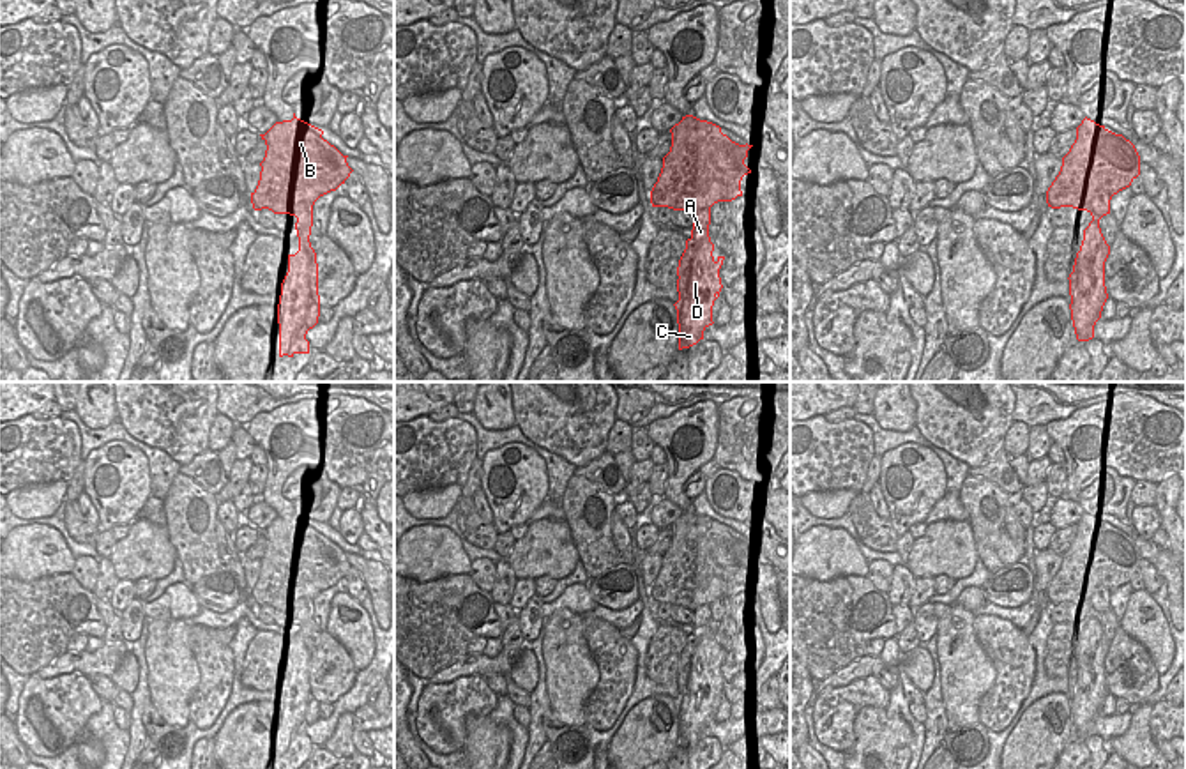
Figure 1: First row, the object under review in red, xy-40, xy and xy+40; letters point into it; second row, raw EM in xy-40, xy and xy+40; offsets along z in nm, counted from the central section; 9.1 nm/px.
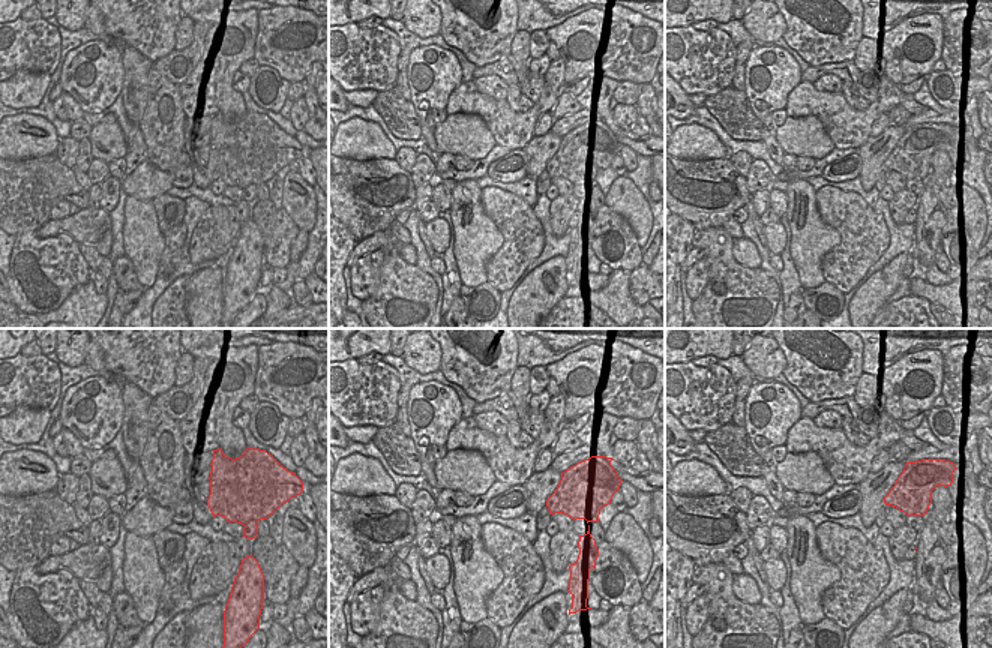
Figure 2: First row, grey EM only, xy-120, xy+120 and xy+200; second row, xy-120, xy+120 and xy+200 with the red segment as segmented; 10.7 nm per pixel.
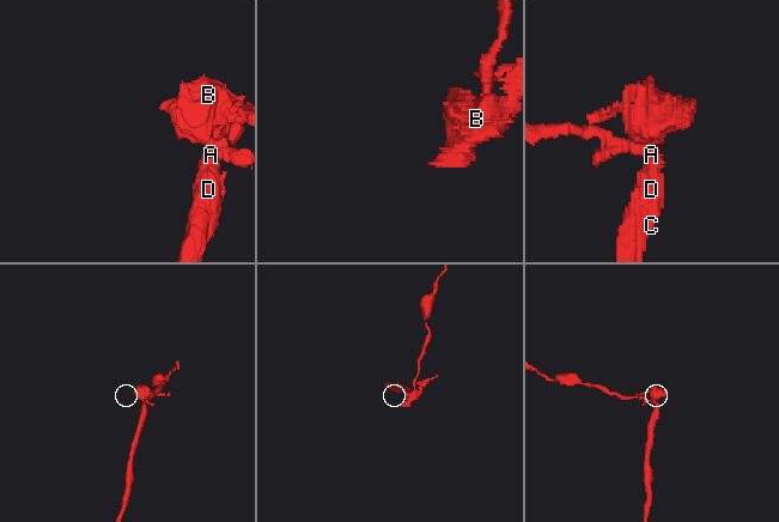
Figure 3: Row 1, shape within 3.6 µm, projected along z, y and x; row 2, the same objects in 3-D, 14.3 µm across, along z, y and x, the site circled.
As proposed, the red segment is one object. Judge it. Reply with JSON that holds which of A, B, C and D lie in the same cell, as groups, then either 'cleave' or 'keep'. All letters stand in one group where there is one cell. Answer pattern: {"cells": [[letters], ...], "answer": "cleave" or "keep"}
{"cells": [["A", "B"], ["C", "D"]], "answer": "cleave"}

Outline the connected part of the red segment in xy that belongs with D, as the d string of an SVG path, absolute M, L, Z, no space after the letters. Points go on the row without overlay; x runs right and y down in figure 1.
M686 636L686 645L677 663L677 705L679 746L689 744L703 735L703 727L712 721L712 702L723 684L719 665L725 652L712 652L714 640L695 642Z

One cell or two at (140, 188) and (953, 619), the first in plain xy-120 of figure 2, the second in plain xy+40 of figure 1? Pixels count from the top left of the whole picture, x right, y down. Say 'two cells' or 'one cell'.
two cells

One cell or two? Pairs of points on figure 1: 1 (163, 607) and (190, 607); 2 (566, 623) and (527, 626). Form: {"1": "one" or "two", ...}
{"1": "one", "2": "two"}

